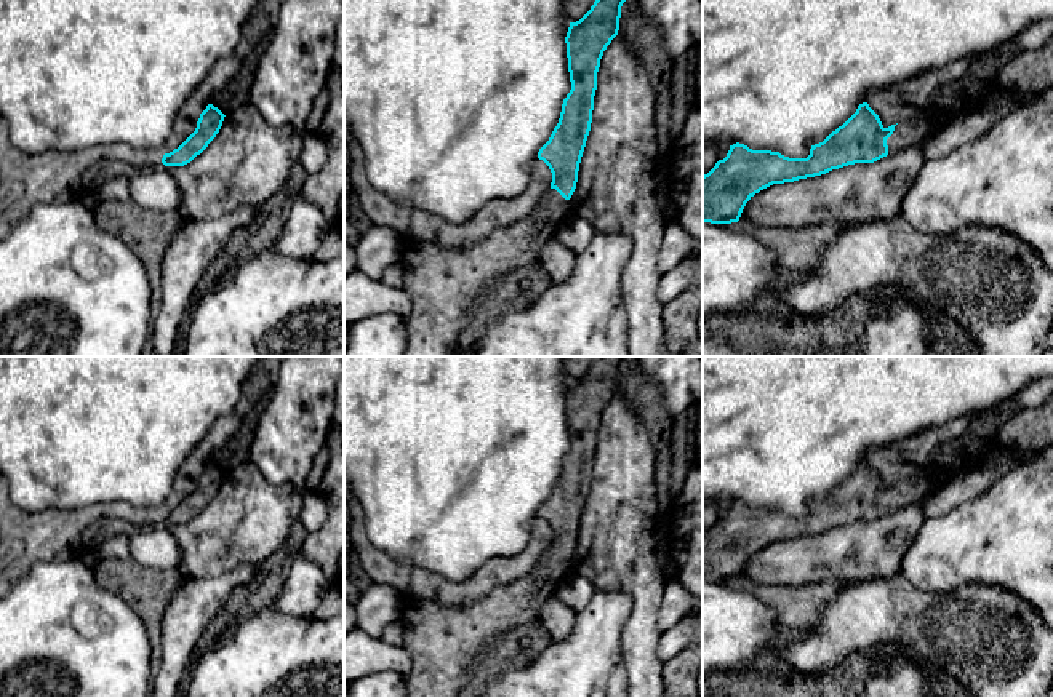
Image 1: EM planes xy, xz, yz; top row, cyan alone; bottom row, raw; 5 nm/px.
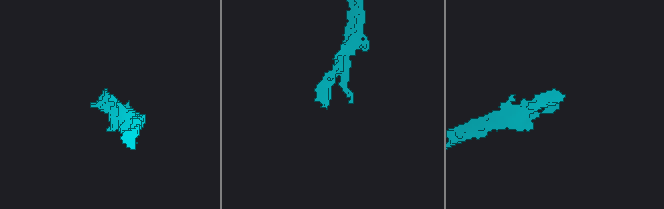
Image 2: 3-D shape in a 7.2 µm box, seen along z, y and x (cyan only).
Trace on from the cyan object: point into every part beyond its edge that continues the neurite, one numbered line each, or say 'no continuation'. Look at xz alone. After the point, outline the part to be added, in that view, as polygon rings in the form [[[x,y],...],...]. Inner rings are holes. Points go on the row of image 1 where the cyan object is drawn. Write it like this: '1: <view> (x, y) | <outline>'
1: xz (448, 285) | [[[549,187],[526,217],[470,246],[406,240],[400,265],[413,309],[403,356],[451,356],[499,280],[539,261],[544,243],[570,217],[568,203]]]

